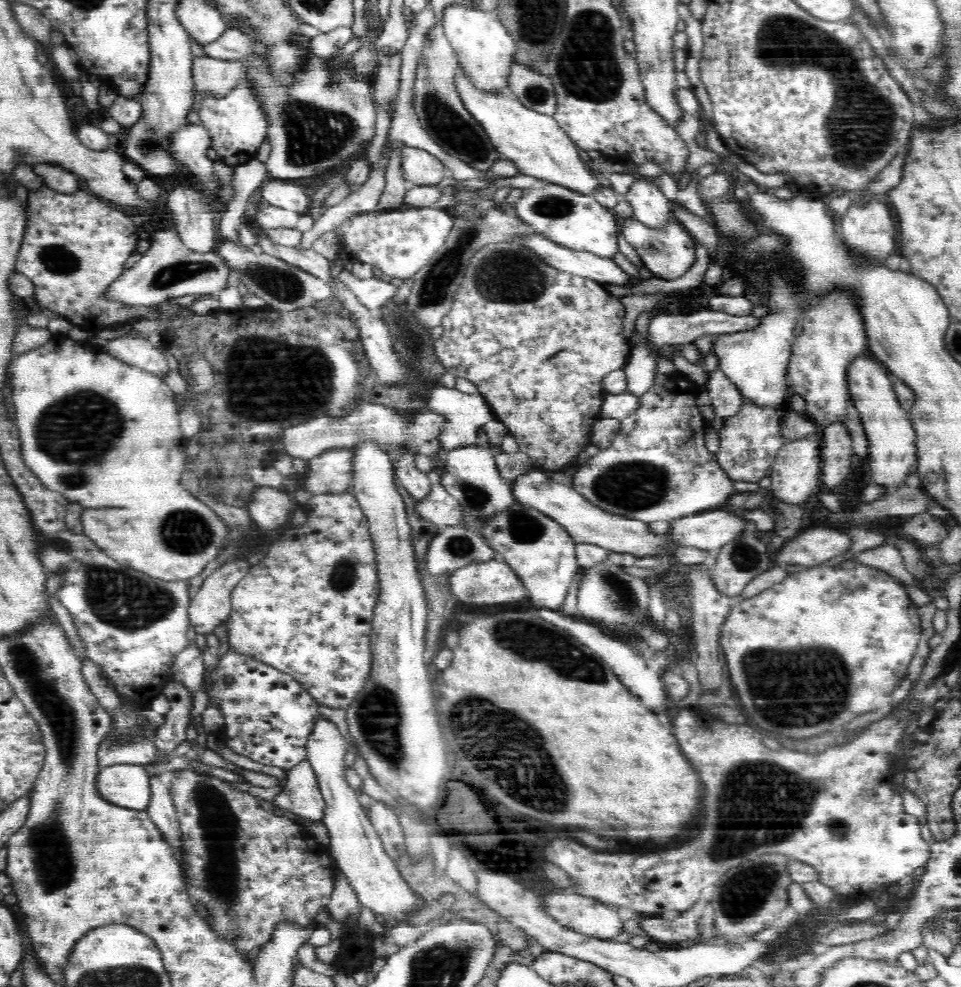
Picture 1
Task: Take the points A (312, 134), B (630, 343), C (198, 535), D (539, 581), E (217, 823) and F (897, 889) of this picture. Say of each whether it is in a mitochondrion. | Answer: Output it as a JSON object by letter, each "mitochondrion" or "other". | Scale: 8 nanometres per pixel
{"A":"mitochondrion","B":"other","C":"mitochondrion","D":"other","E":"mitochondrion","F":"other"}

